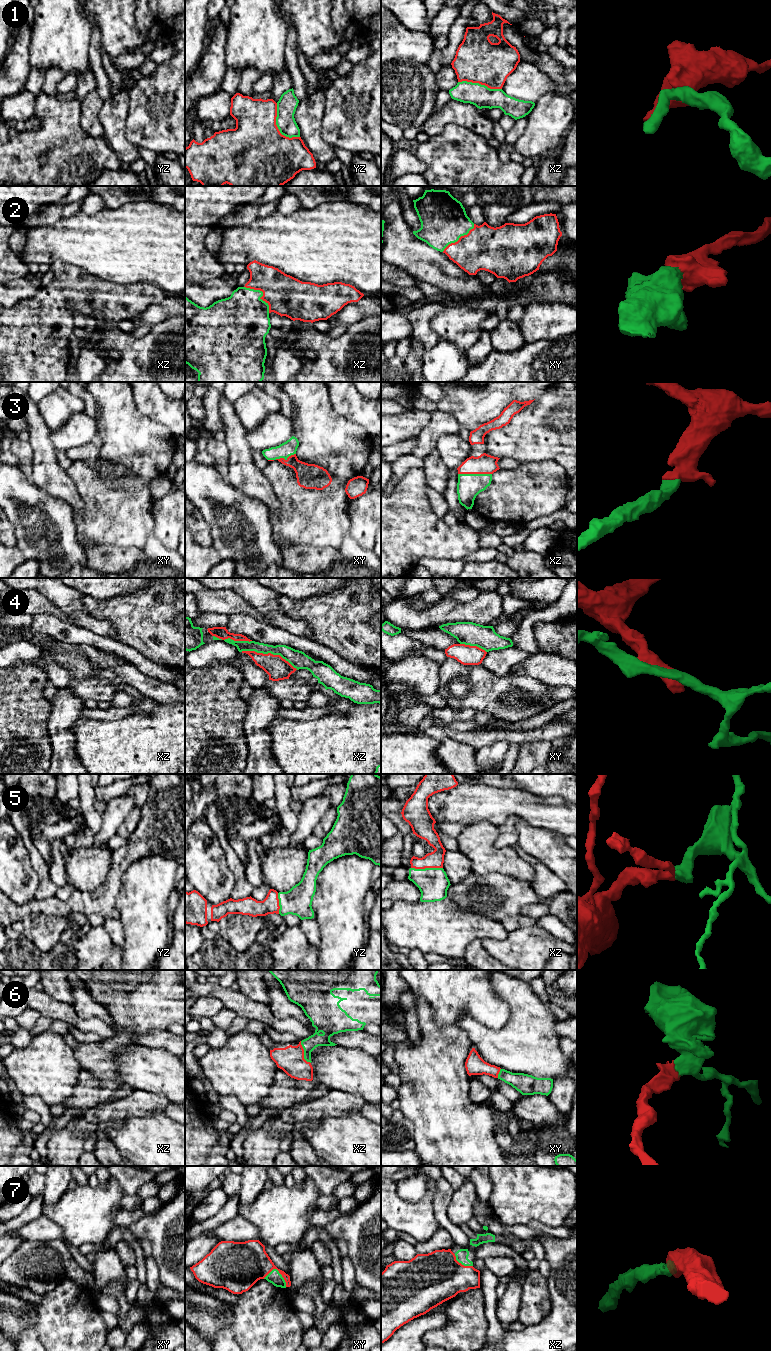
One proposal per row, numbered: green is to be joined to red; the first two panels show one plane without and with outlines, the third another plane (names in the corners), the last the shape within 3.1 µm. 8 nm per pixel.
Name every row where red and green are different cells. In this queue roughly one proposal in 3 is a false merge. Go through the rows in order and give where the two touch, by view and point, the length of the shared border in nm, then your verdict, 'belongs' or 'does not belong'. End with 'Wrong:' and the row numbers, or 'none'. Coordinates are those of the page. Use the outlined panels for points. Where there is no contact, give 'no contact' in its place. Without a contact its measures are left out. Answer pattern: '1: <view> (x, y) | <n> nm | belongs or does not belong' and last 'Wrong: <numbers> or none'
1: yz (277, 127) | 340 nm | does not belong
2: xz (263, 293) | 300 nm | belongs
3: xz (475, 473) | 280 nm | belongs
4: xz (269, 653) | 480 nm | does not belong
5: xz (427, 867) | 260 nm | belongs
6: xz (303, 1053) | 200 nm | belongs
7: xy (278, 1270) | 200 nm | belongs
Wrong: 1, 4

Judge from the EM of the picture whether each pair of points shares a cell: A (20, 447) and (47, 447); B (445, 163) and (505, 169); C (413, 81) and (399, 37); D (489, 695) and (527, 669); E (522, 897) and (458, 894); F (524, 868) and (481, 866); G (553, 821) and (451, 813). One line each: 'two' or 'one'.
A: two
B: one
C: two
D: two
E: one
F: one
G: one

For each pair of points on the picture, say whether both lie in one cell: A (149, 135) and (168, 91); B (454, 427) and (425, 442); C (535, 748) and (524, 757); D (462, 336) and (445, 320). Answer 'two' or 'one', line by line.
A: one
B: one
C: one
D: one

